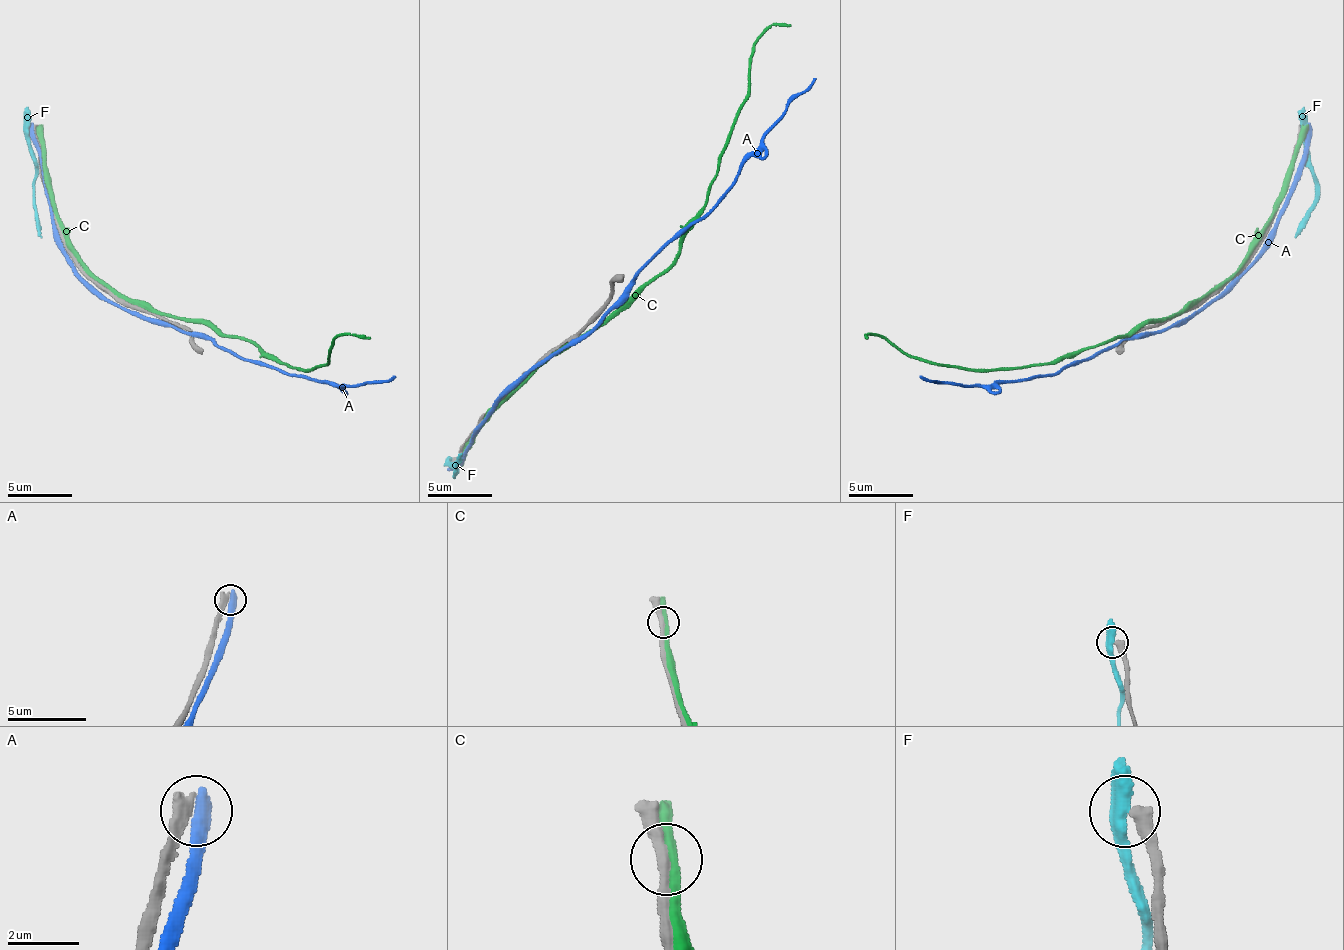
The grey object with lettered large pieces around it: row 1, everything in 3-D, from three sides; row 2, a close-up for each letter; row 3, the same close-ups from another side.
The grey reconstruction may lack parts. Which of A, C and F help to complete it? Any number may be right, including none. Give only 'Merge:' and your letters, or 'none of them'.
Merge: none of them

